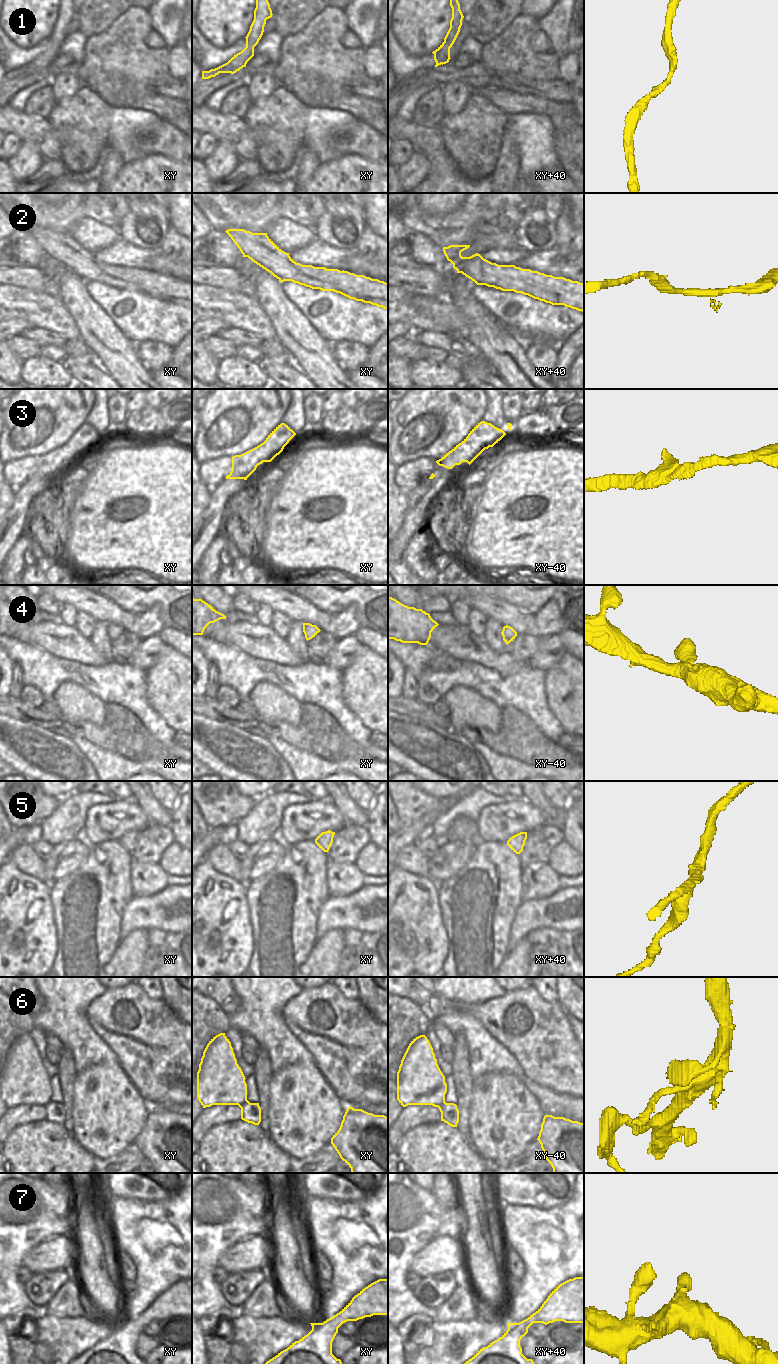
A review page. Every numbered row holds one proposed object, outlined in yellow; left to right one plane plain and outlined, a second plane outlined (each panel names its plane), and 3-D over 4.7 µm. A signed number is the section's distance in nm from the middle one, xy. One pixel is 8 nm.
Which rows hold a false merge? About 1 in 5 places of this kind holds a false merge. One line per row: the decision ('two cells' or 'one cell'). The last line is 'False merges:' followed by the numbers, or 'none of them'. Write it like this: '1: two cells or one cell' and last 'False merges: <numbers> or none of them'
1: one cell
2: one cell
3: one cell
4: one cell
5: one cell
6: one cell
7: one cell
False merges: none of them

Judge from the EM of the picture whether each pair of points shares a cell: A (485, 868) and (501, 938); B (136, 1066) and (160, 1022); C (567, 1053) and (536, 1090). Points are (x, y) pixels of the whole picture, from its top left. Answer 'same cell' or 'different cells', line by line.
A: same cell
B: same cell
C: different cells

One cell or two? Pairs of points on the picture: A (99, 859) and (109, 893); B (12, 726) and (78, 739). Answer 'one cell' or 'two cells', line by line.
A: one cell
B: two cells

